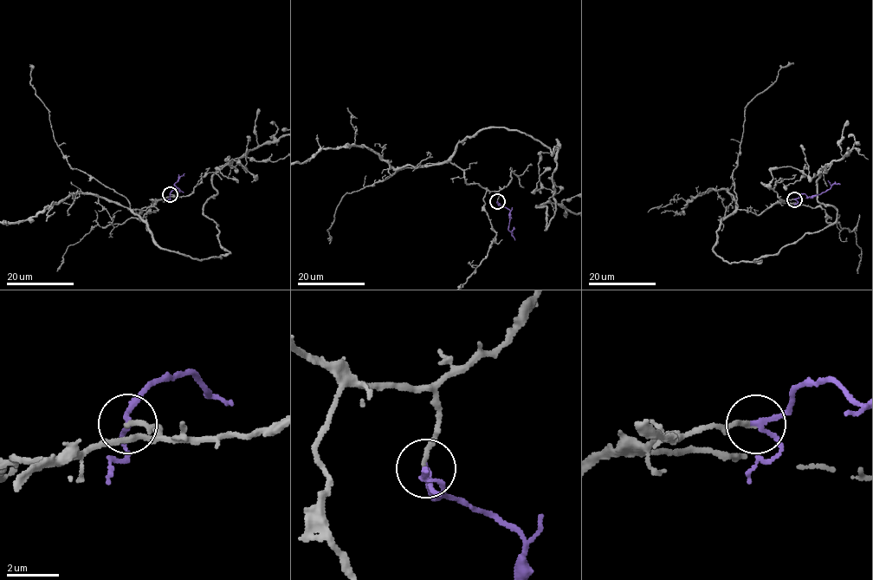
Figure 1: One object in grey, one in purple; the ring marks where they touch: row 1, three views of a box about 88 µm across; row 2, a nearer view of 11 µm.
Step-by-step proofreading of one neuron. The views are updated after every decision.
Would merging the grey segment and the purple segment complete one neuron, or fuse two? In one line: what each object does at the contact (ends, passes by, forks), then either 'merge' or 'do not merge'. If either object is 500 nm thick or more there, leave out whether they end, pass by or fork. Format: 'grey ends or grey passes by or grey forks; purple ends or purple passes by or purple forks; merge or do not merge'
grey ends; purple passes by; merge

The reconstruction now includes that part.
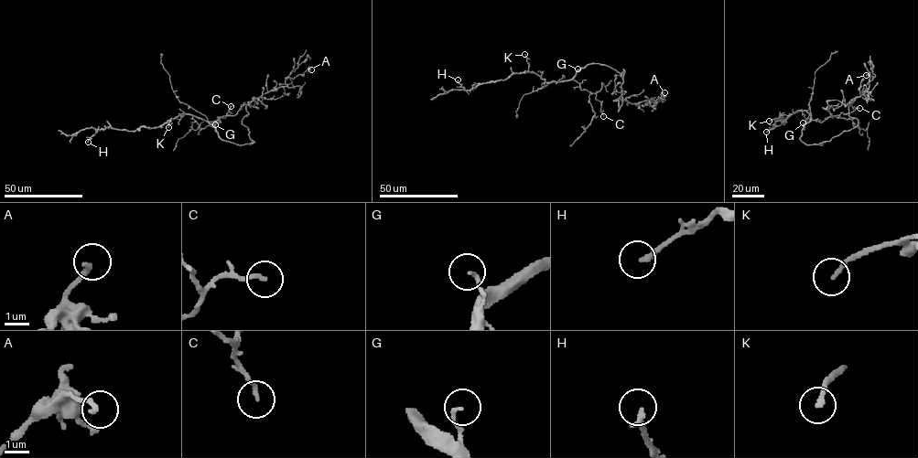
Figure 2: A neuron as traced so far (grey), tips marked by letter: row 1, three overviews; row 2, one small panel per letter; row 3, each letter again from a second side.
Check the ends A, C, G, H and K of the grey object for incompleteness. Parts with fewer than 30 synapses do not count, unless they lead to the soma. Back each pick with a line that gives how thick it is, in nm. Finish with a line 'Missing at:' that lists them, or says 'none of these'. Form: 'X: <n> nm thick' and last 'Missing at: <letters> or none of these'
Missing at: none of these

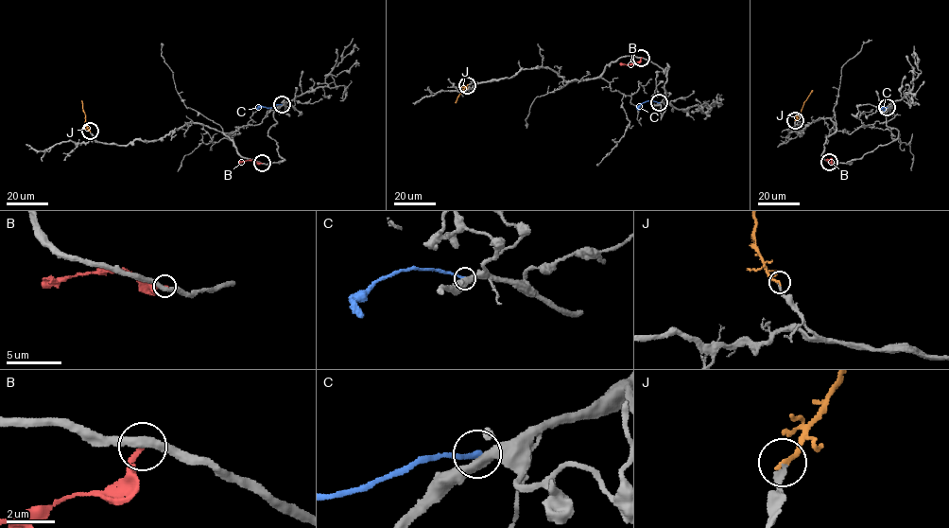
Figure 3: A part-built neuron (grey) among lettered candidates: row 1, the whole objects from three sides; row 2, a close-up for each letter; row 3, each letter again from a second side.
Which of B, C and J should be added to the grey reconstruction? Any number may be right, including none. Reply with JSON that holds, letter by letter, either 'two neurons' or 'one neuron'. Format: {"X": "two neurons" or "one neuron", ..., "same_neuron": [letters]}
{"B": "two neurons", "C": "two neurons", "J": "one neuron", "same_neuron": ["J"]}

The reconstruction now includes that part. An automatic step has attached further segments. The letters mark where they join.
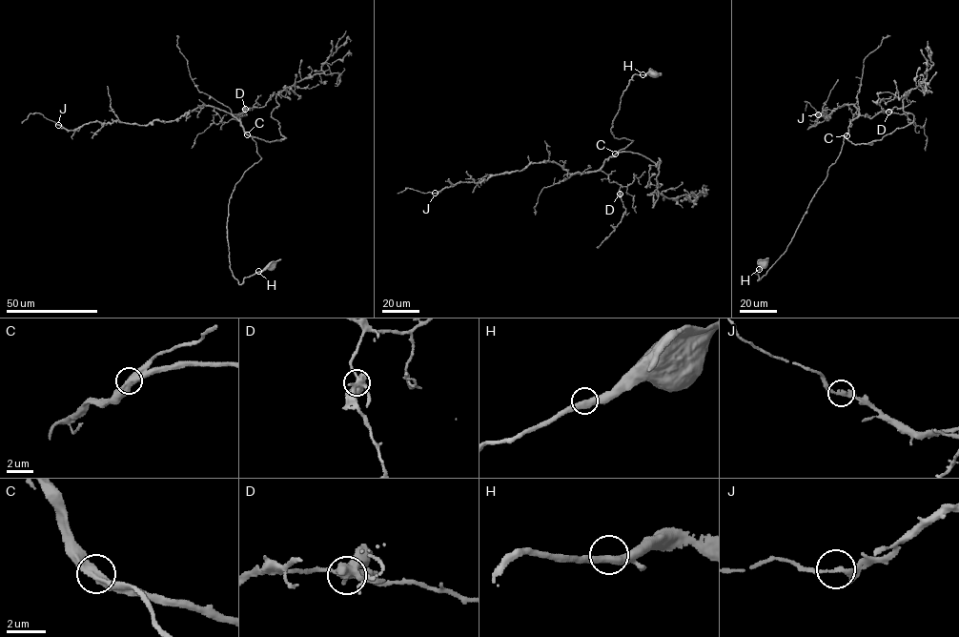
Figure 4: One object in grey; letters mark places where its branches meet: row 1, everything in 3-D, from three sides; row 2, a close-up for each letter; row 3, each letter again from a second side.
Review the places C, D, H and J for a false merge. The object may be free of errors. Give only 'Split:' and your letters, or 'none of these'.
Split: none of these

